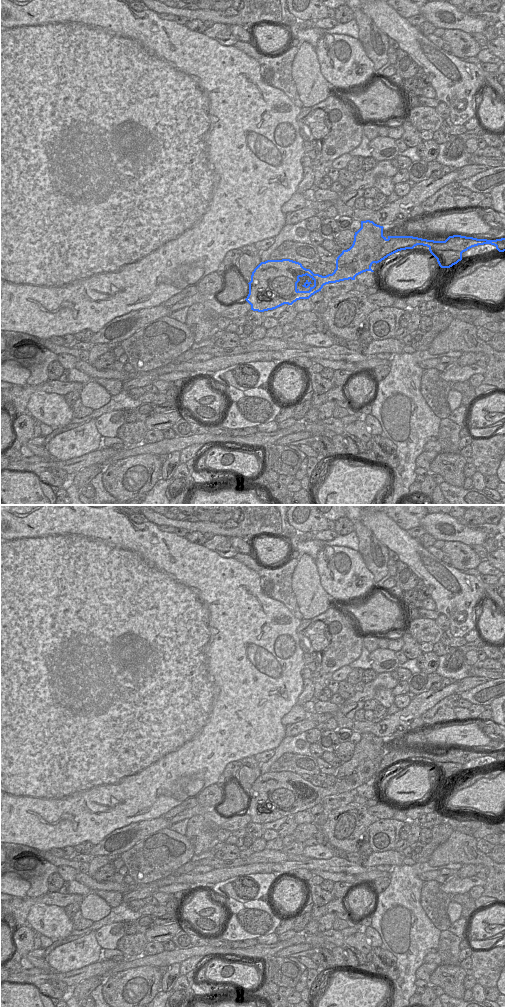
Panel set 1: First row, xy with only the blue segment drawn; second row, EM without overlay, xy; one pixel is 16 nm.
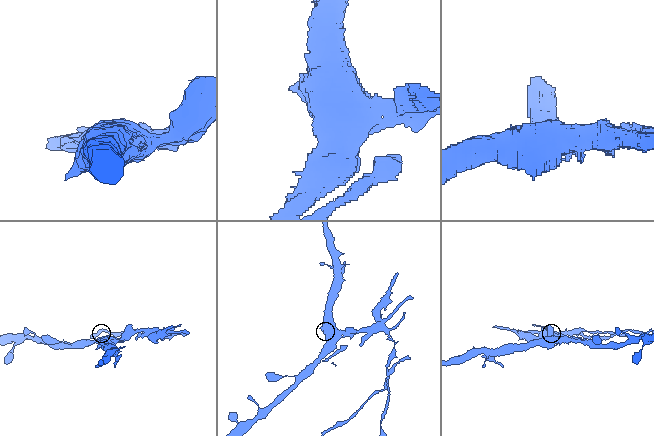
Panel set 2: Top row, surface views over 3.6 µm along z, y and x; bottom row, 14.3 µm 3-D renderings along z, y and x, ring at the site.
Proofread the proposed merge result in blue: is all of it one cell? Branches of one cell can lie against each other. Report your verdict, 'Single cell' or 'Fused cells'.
Fused cells

